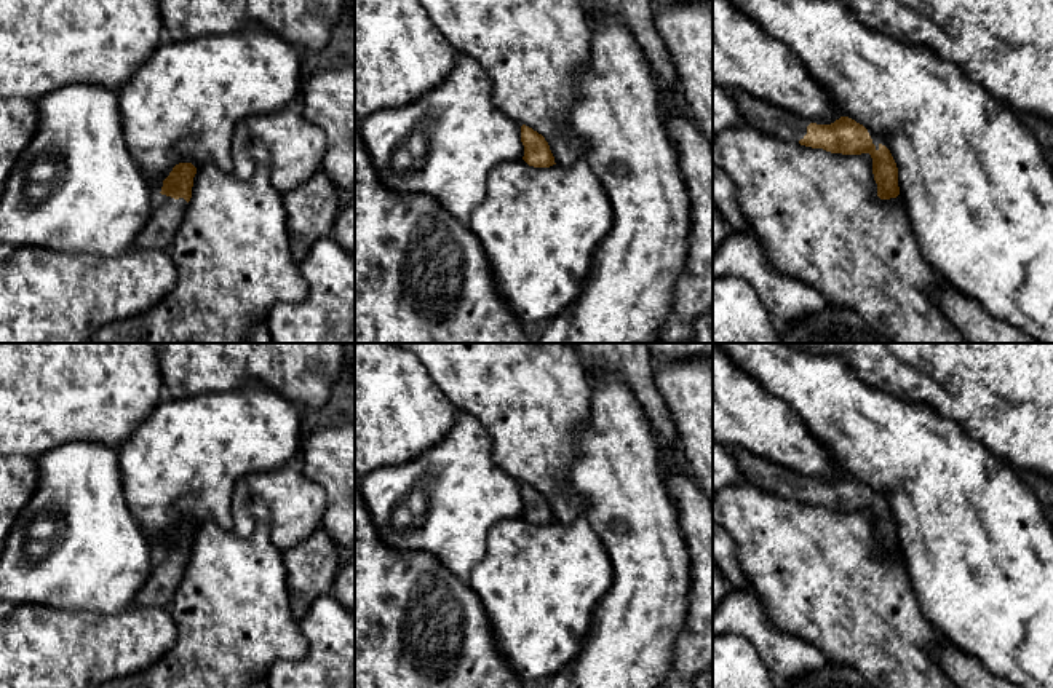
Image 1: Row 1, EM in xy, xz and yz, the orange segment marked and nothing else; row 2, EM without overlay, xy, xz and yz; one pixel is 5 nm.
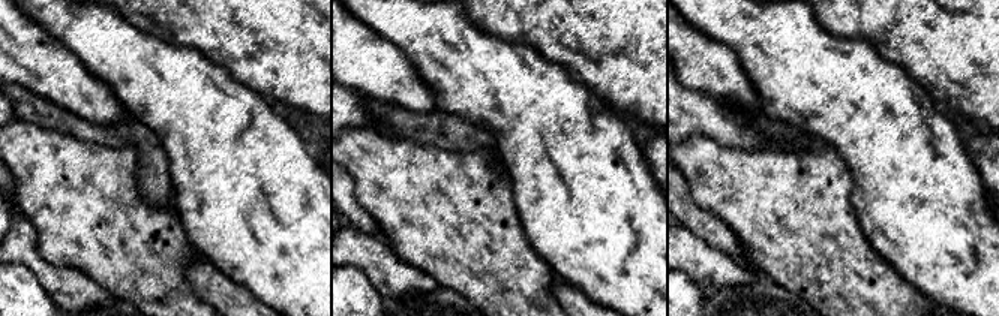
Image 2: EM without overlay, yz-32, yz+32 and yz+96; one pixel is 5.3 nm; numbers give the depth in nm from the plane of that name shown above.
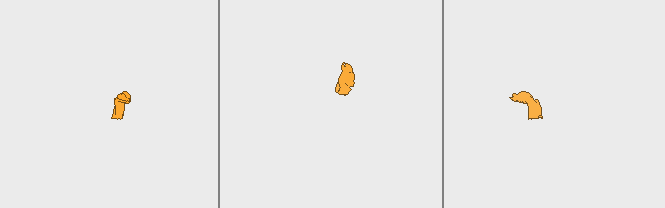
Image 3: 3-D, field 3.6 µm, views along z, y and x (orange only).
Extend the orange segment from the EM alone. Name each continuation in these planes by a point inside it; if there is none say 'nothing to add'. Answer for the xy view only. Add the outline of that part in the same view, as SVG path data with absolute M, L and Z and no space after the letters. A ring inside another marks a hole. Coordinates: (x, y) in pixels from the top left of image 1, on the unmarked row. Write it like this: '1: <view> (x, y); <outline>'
1: xy (158, 591); M158 551L147 583L134 595L129 607L169 607L185 573L187 559Z

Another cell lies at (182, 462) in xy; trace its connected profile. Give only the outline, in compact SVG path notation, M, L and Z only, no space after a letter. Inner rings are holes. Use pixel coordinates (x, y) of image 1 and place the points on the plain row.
M254 382L190 397L165 396L118 447L128 508L157 552L179 520L192 520L197 527L214 520L232 530L236 482L249 473L275 471L296 463L302 445L300 421L296 404Z

